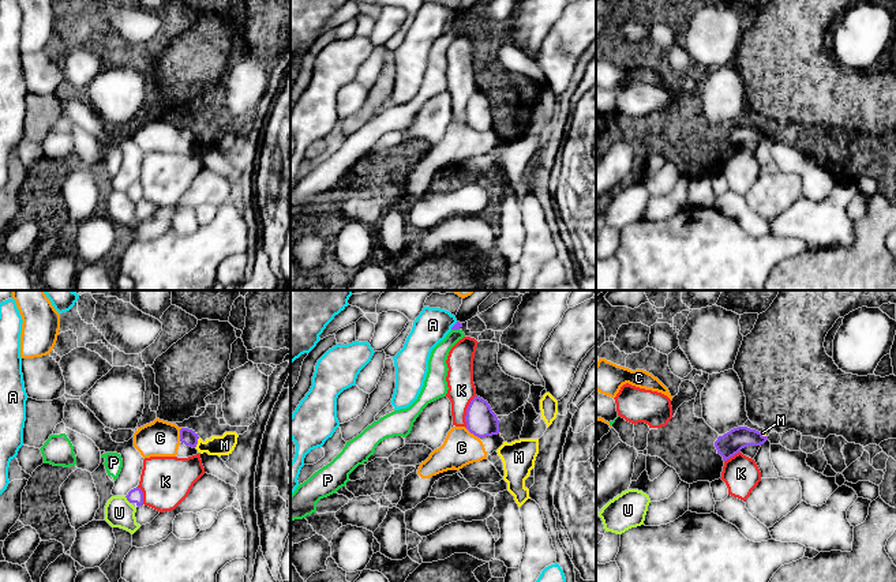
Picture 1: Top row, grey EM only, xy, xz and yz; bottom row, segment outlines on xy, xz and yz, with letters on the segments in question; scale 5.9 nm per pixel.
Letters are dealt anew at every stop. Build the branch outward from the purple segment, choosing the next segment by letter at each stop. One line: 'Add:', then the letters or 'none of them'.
Add: M

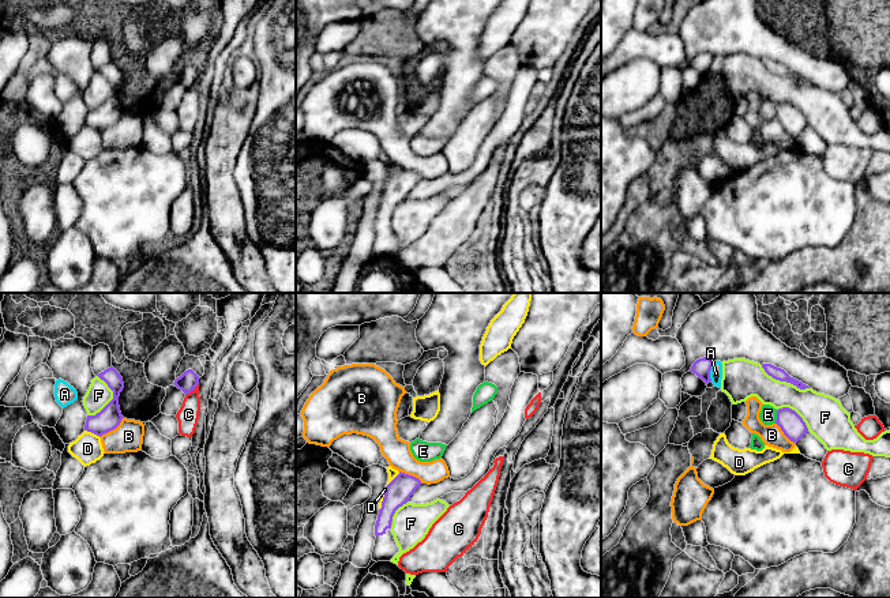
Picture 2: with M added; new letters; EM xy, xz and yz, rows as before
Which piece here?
Add: none of them

